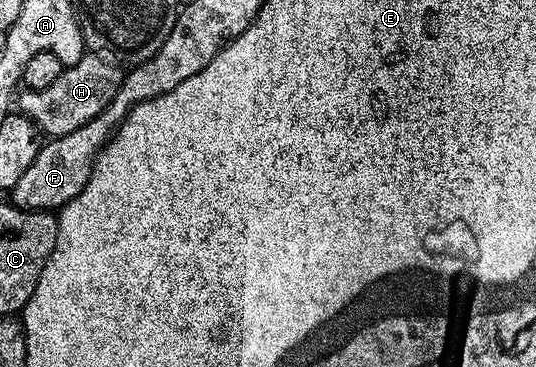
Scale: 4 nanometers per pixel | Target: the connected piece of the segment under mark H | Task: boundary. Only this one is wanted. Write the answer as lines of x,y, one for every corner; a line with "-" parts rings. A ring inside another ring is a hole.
86,53
78,63
63,68
60,79
56,79
58,85
30,89
22,94
19,92
16,97
17,108
29,117
43,134
48,133
51,138
66,136
76,131
100,115
118,91
119,70
113,62
104,60
106,59
99,54

